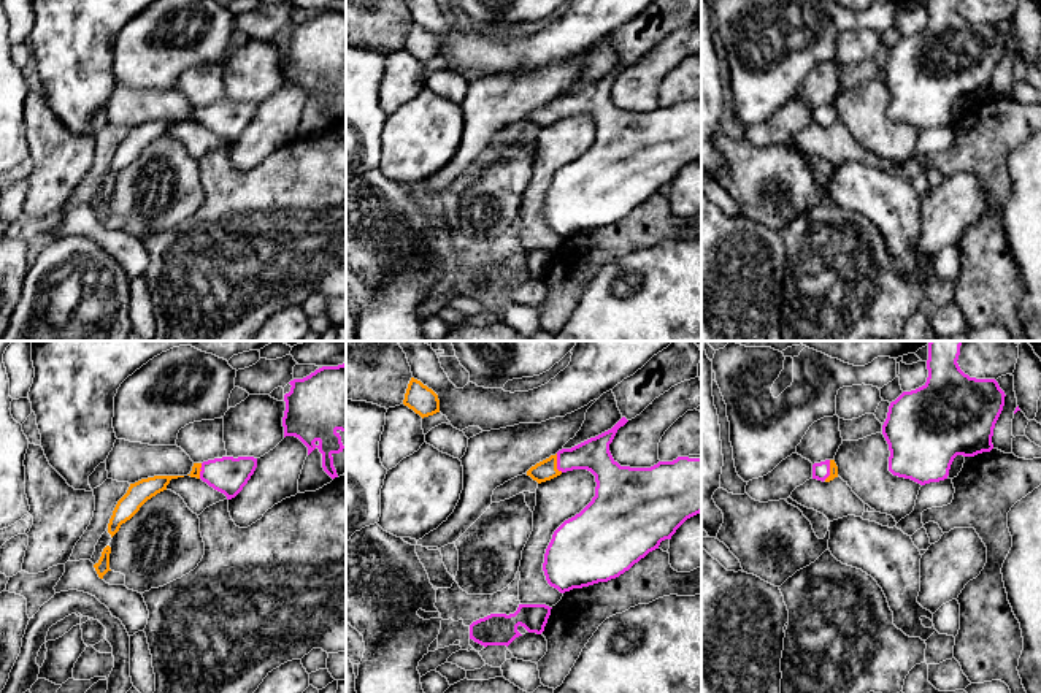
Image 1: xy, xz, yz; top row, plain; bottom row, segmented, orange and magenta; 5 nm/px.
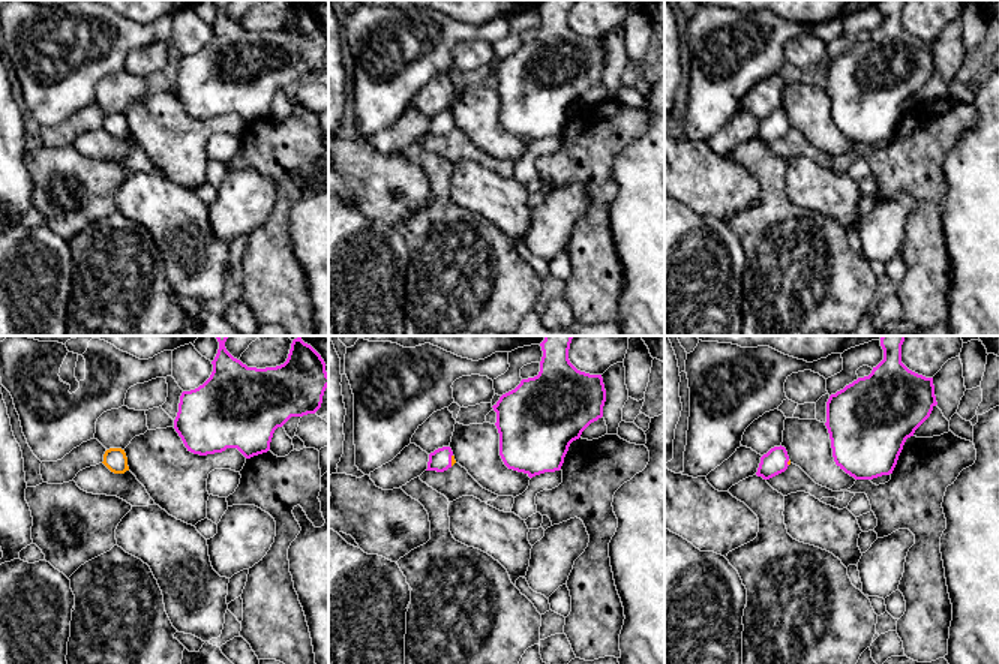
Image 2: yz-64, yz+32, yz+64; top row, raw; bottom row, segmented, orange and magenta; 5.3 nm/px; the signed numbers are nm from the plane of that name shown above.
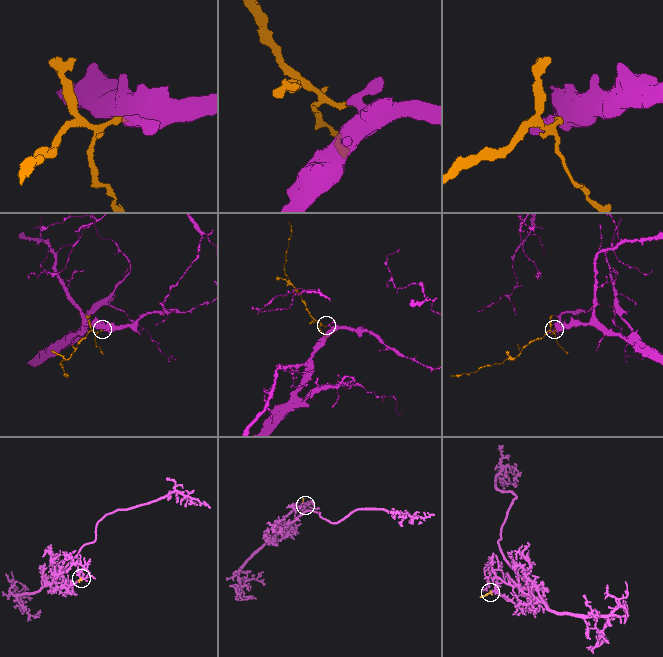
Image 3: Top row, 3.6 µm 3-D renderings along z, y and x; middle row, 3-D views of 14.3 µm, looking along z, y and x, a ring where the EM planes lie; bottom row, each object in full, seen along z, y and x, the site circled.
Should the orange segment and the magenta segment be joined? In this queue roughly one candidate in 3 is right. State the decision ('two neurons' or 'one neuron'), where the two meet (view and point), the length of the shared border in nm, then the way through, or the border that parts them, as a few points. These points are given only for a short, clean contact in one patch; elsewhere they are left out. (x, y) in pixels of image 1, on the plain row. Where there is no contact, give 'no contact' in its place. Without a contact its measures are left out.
one neuron; meets orange in xz at (556, 108); contact 100 nm long; runs through xz (546, 114), (556, 108), (594, 100)

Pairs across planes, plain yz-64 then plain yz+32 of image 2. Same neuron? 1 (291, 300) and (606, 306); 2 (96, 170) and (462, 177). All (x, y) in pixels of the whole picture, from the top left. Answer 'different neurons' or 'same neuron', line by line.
1: same neuron
2: different neurons

